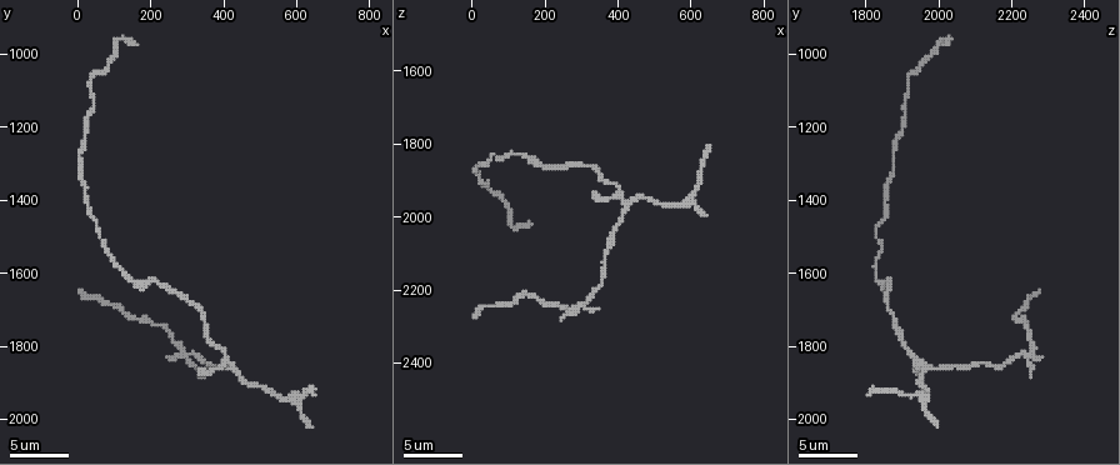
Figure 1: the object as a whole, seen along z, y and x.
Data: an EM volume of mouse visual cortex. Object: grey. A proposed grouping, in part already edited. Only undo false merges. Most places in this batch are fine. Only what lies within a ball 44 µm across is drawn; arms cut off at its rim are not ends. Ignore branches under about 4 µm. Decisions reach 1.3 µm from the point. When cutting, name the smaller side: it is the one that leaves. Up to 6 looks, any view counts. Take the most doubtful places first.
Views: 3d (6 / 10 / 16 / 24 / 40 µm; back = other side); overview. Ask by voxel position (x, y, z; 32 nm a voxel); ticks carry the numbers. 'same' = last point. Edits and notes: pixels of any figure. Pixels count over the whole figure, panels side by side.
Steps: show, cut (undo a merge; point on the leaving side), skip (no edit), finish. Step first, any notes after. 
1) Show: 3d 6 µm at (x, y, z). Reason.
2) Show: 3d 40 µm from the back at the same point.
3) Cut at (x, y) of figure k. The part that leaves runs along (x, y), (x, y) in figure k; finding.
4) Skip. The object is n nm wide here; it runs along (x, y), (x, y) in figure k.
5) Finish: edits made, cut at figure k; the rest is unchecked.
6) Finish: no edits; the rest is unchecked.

Show: 3d 10 µm at (430, 1860, 1970). Arms part here.

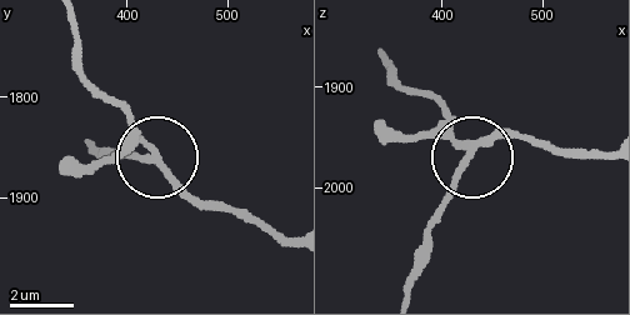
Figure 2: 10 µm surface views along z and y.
Show: 3d 10 µm from the back at (426, 1864, 1968).

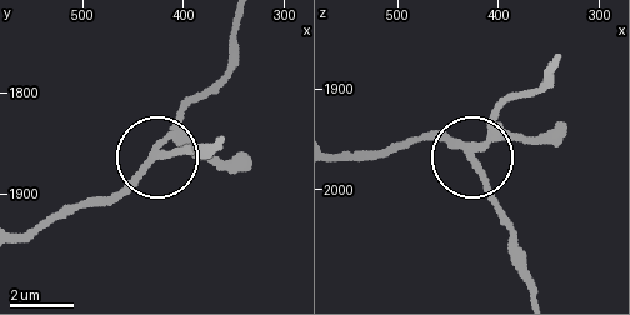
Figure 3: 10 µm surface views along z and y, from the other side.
Skip. 3 arms meet here; it runs along (559, 64), (503, 105), (478, 145), (416, 136) in figure 3; one neuron here.

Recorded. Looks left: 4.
Show: 3d 16 µm at (20, 1400, 1850). Sudden change in width.

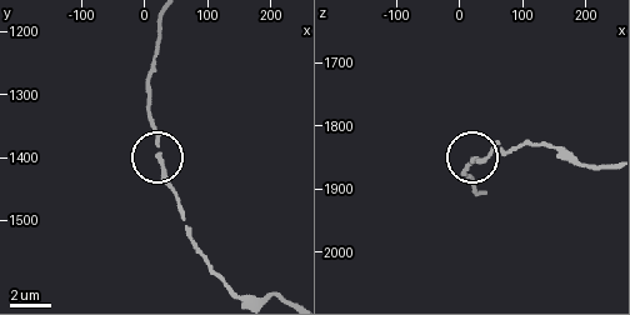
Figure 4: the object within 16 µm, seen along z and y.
Skip. All the same neuron.

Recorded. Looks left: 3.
Show: 3d 10 µm at (380, 1860, 2090). Thick turns thin.

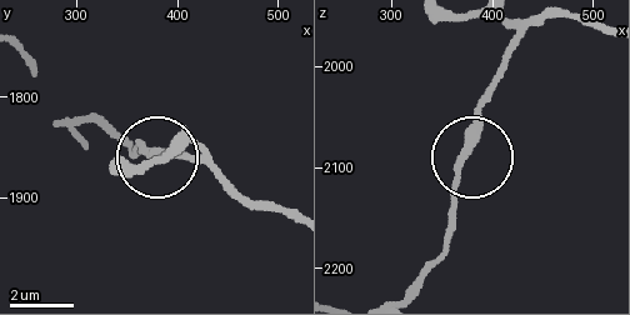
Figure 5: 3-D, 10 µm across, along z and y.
Show: 3d 6 µm at (370, 1854, 2090). Zoom in.

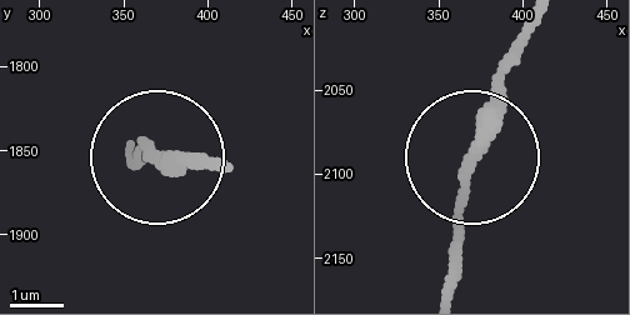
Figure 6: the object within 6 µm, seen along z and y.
Skip. The object is 290 nm wide here; it runs along (538, 26), (471, 174), (449, 281) in figure 6; continuous, no second neuron.

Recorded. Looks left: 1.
Finish: no edits; the rest is unchecked.

